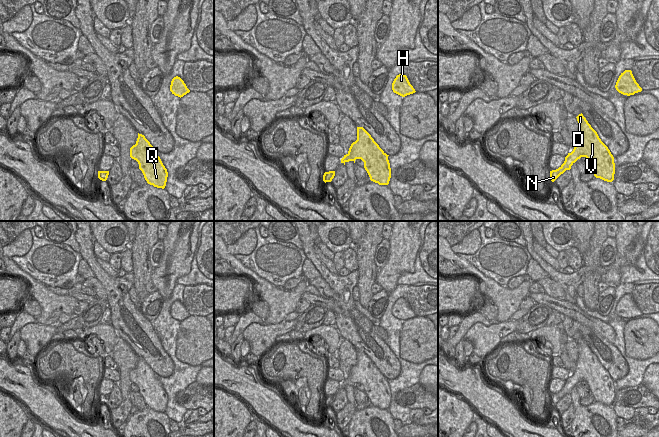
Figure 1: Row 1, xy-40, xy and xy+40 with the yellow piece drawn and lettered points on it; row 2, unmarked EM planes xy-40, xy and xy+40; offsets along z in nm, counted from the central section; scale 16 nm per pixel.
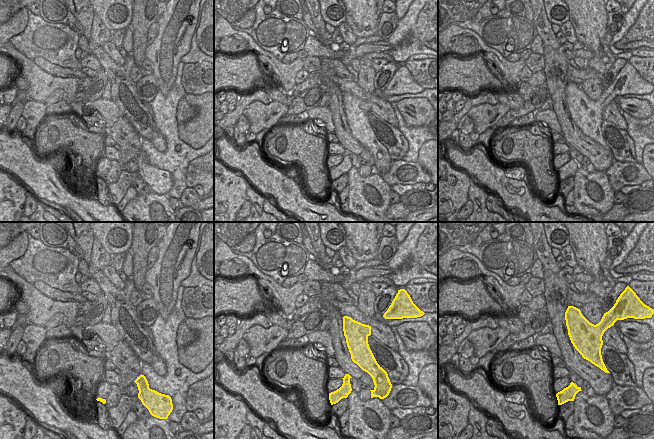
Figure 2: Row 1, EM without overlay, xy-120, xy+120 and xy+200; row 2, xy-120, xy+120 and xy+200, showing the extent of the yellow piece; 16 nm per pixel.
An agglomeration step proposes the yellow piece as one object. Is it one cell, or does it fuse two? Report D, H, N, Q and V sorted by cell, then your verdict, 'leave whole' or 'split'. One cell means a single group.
groups D H N Q V; leave whole

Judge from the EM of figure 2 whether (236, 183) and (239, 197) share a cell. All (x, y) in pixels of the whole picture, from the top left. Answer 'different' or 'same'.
same

